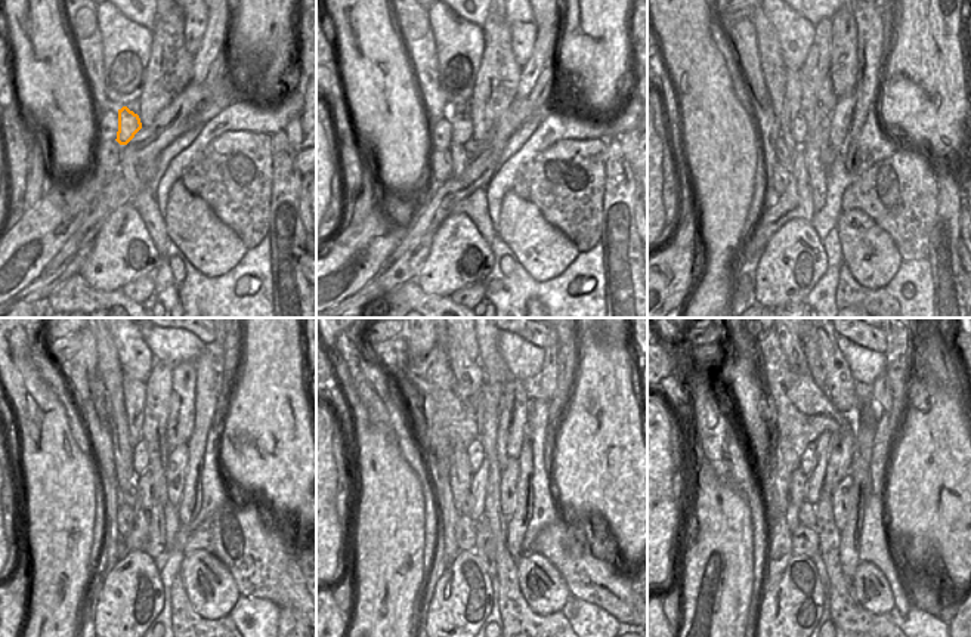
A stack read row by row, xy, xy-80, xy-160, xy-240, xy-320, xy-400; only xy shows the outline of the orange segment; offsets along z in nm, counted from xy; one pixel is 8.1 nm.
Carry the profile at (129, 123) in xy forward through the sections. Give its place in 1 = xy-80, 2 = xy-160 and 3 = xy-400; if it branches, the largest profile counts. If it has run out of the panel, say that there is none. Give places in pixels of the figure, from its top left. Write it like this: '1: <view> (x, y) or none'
1: xy-80 (460, 114)
2: xy-160 (800, 129)
3: xy-400 (807, 461)

